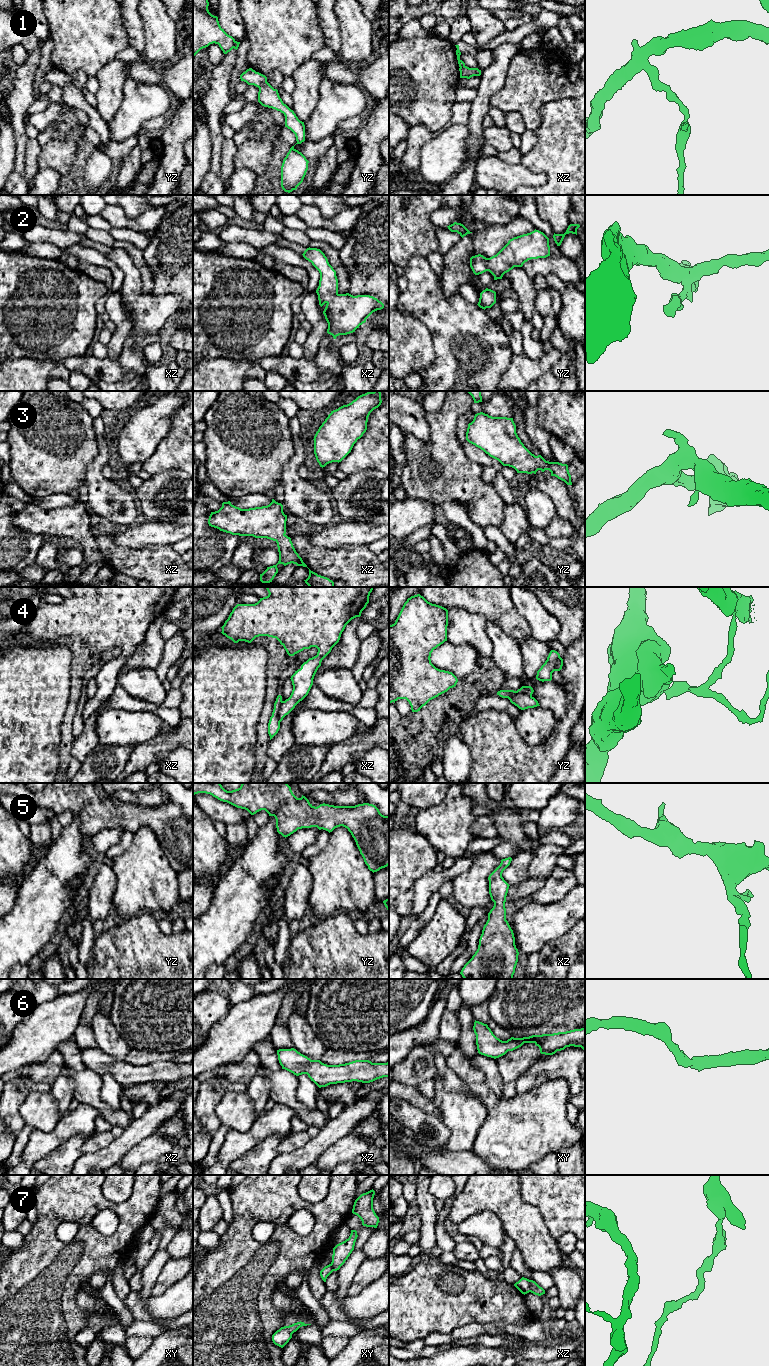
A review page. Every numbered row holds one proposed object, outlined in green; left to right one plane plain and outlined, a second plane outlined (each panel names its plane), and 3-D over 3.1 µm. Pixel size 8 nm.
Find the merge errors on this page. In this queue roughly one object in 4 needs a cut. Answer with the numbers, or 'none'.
1, 4, 7

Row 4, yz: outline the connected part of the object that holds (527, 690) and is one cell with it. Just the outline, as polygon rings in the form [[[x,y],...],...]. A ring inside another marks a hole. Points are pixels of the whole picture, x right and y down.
[[[522,686],[517,691],[514,691],[514,690],[500,690],[500,691],[497,692],[497,695],[499,695],[502,698],[509,698],[511,695],[513,695],[516,692],[519,692],[521,694],[525,694],[525,695],[528,695],[528,696],[532,696],[534,690],[531,686]]]

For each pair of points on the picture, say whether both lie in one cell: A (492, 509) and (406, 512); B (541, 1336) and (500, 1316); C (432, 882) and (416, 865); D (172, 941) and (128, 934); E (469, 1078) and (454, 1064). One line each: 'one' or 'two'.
A: two
B: two
C: two
D: one
E: one

